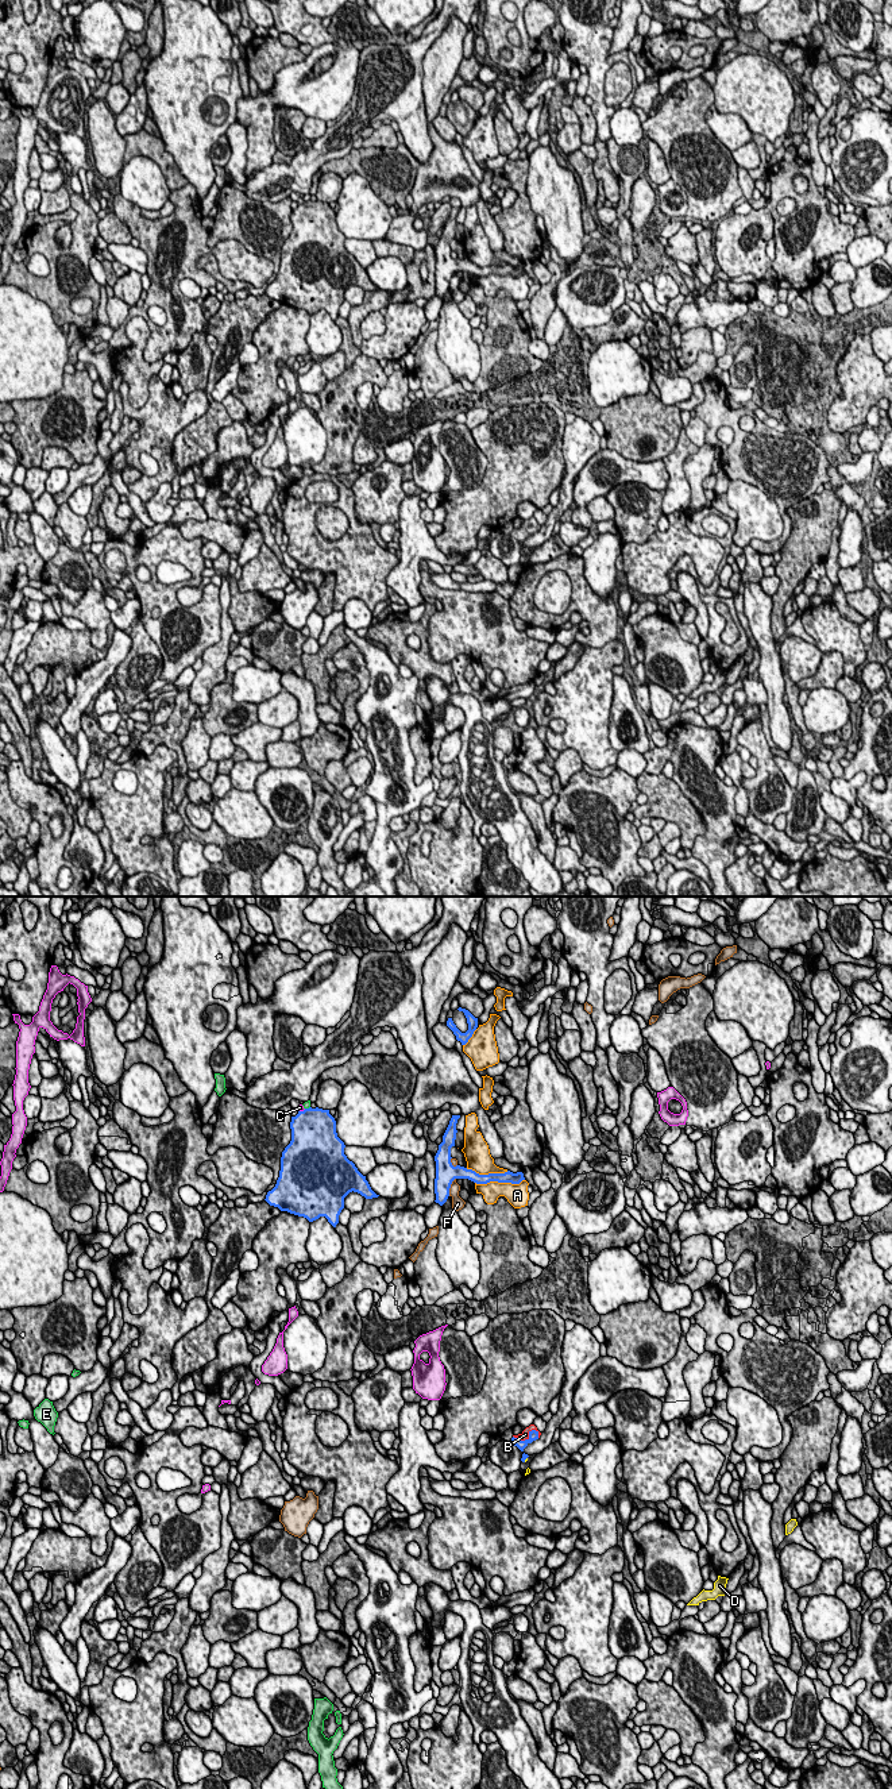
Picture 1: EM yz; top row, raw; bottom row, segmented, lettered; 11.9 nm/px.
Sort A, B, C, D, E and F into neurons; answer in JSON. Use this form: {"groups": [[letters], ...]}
{"groups": [["A"], ["B", "D"], ["C"], ["E"], ["F"]]}

